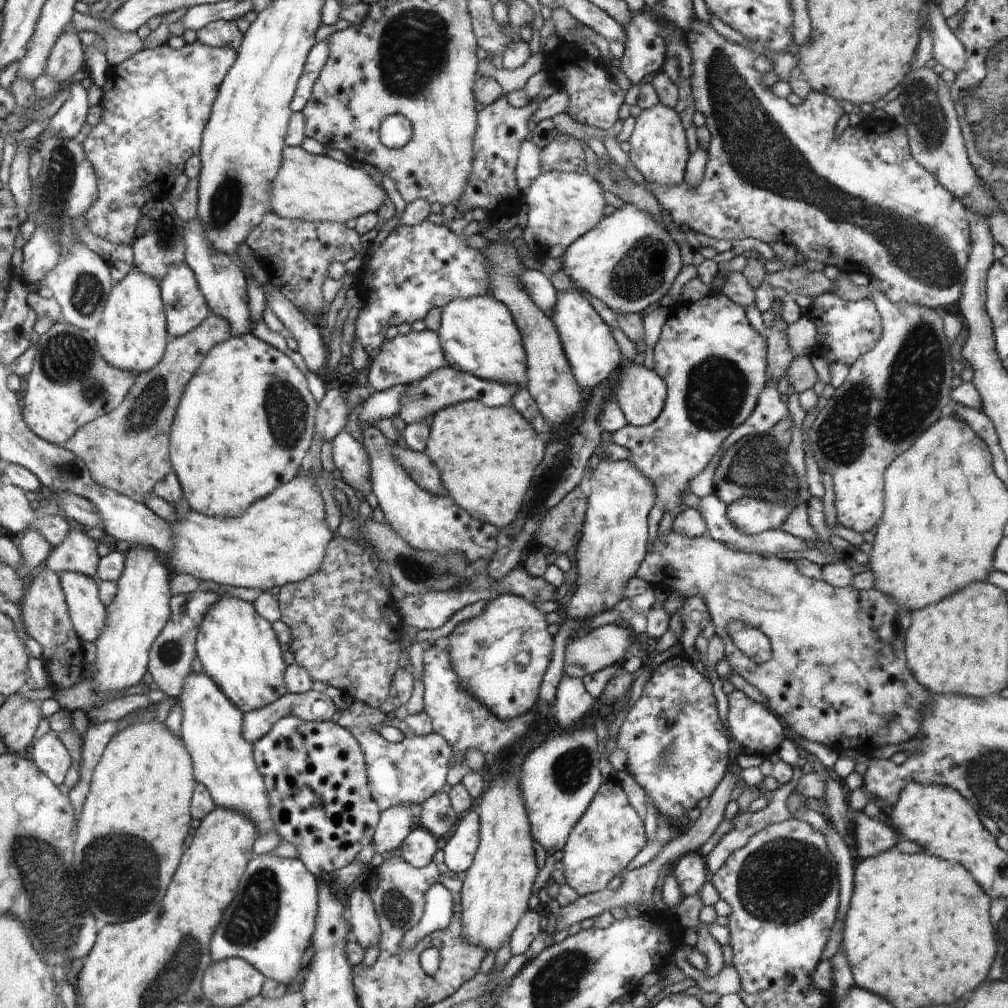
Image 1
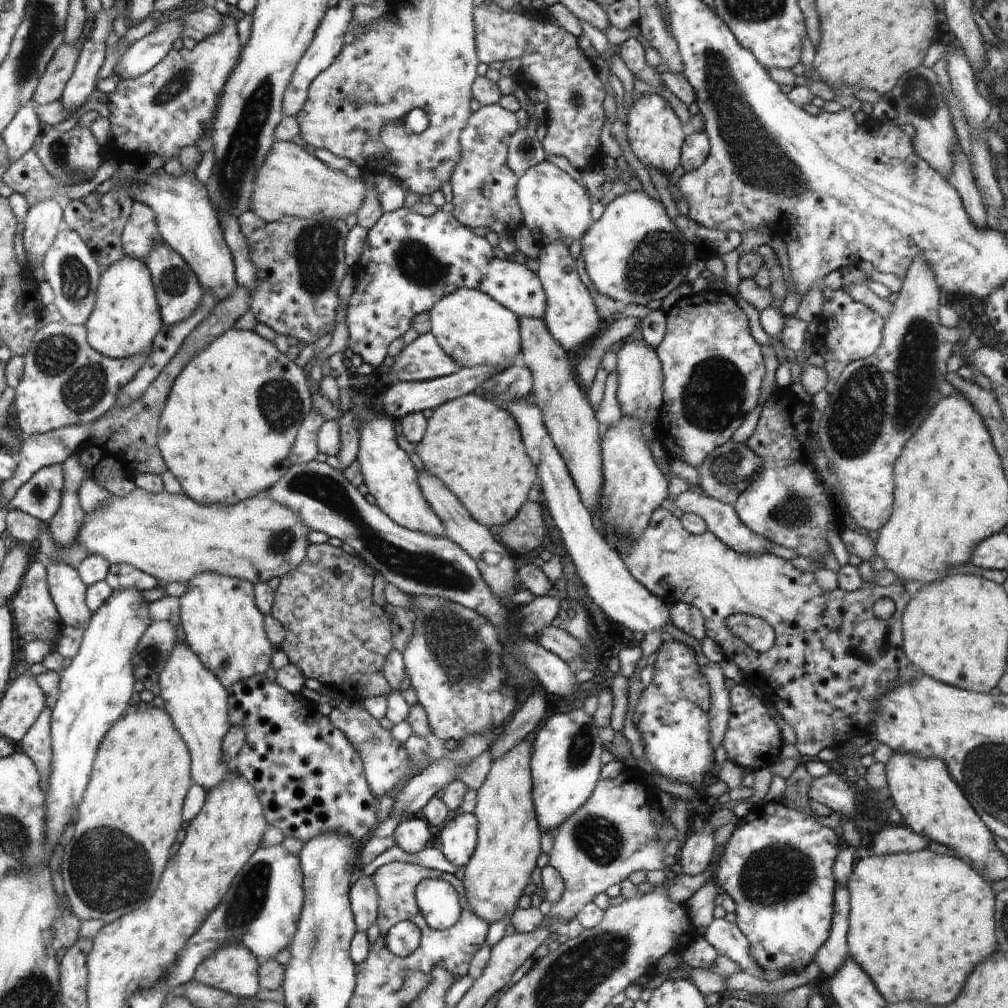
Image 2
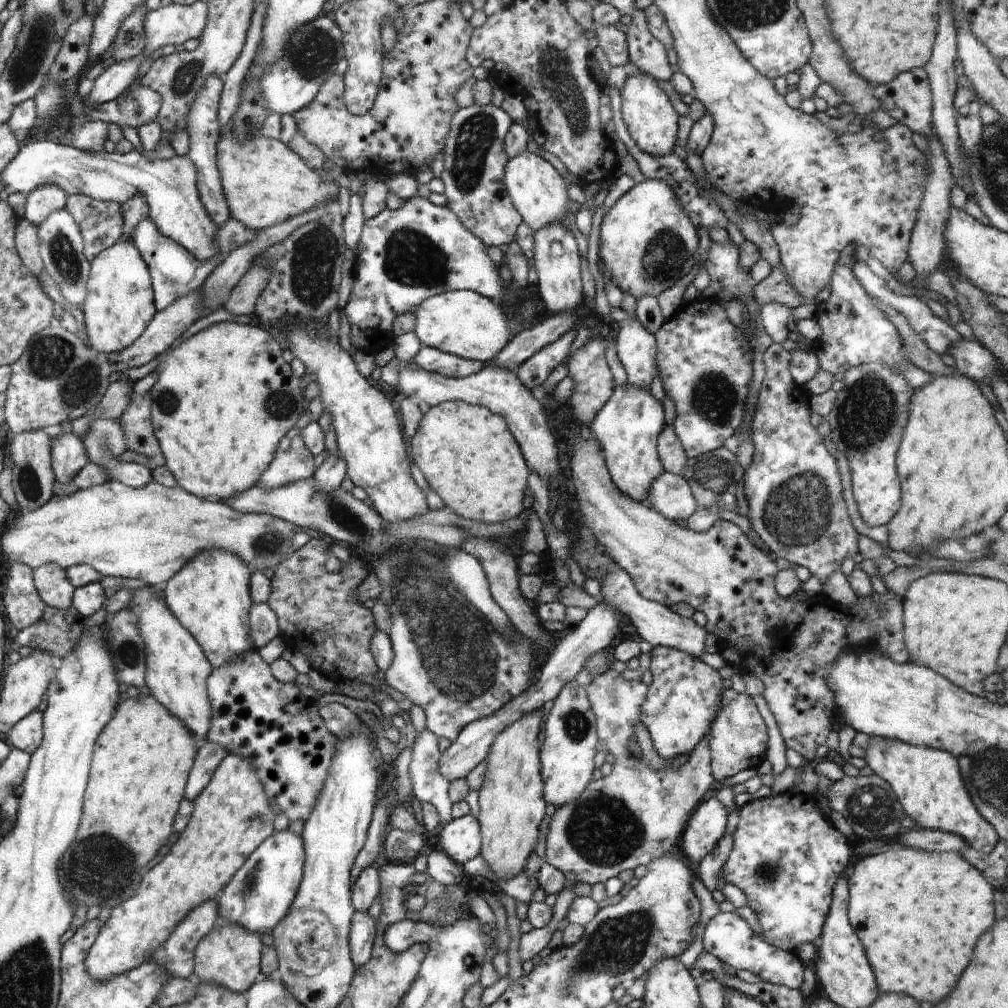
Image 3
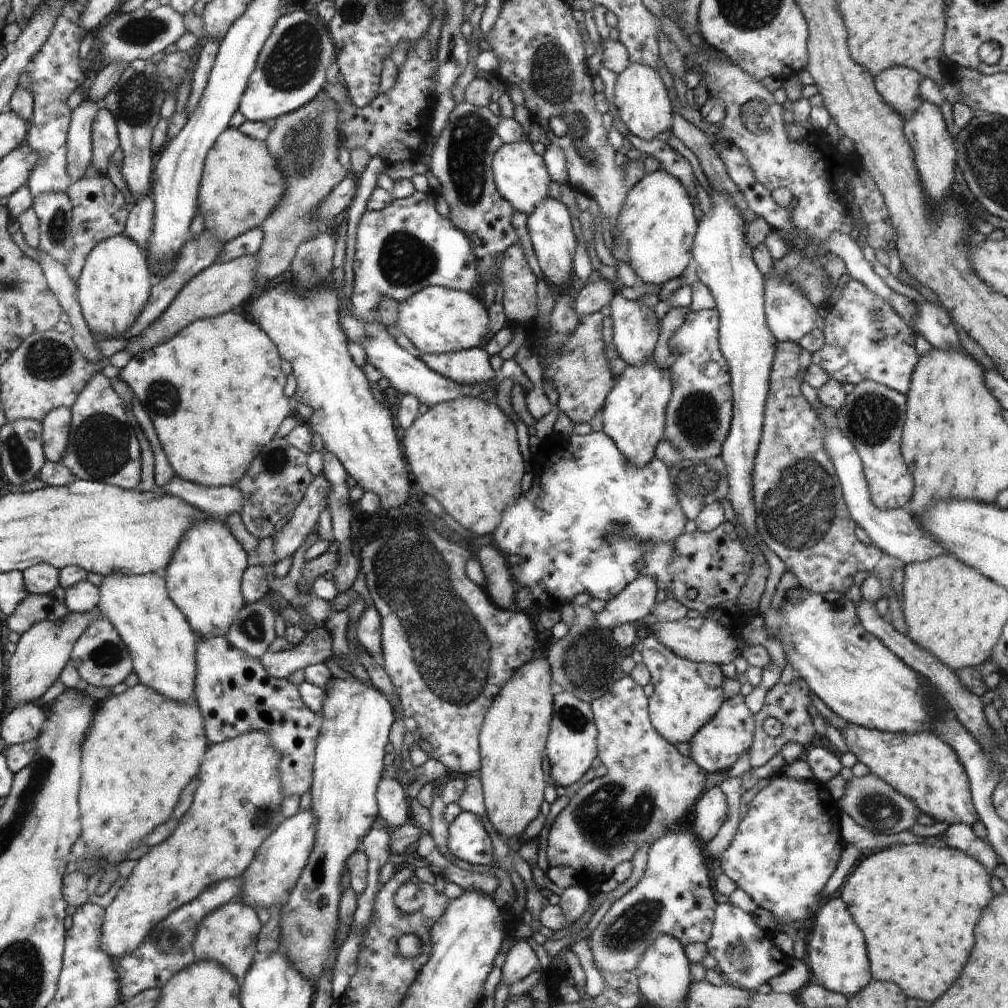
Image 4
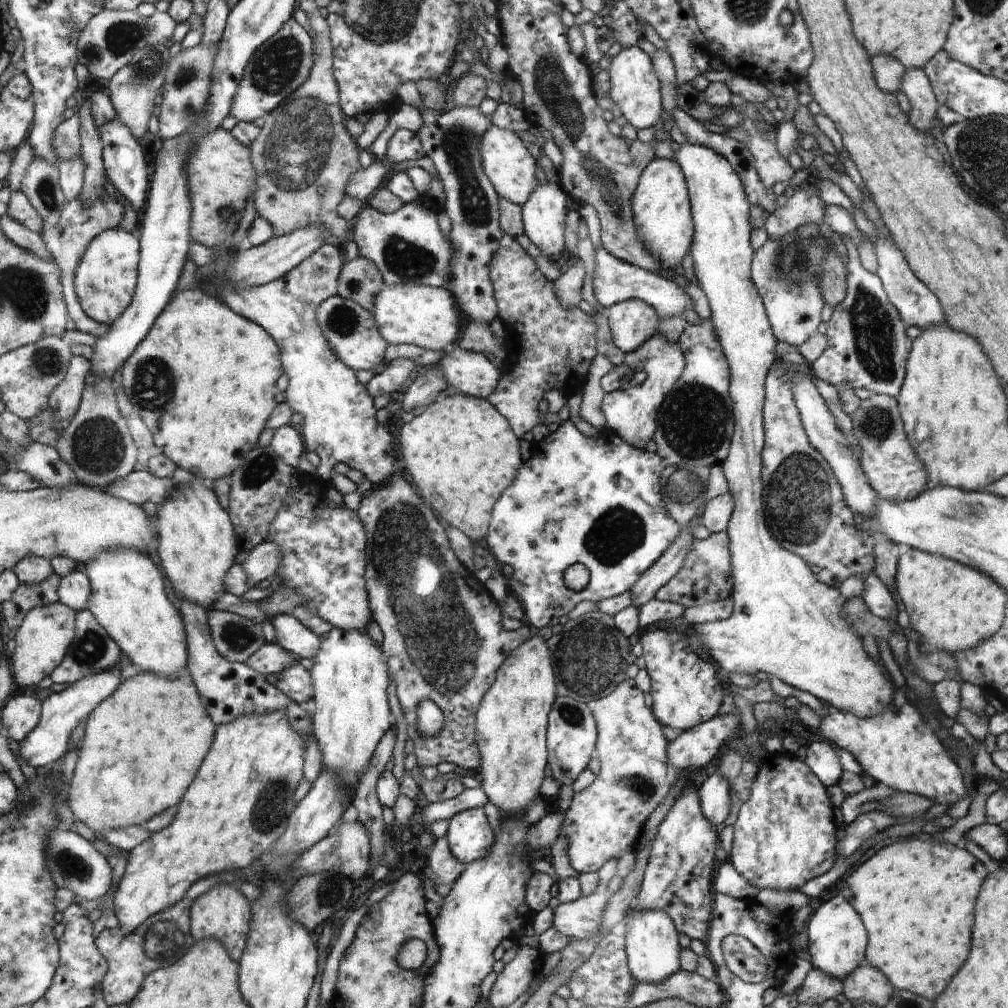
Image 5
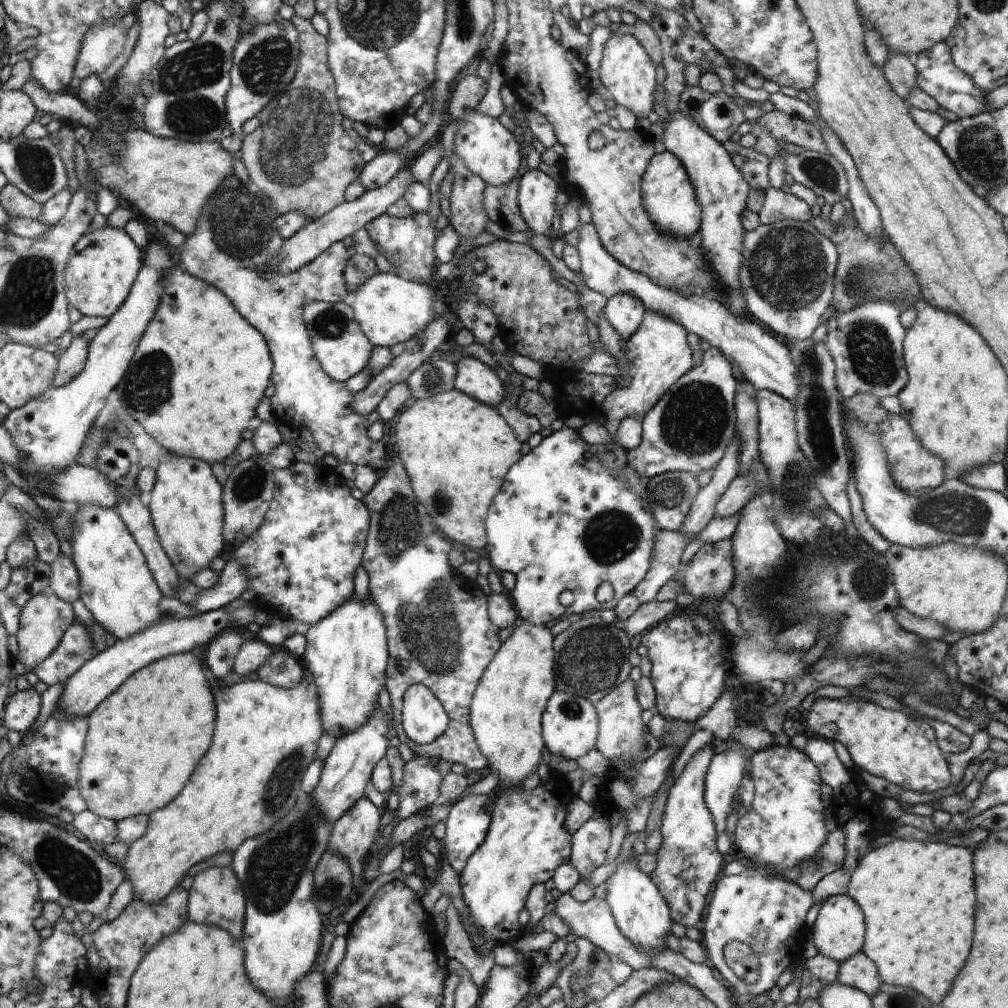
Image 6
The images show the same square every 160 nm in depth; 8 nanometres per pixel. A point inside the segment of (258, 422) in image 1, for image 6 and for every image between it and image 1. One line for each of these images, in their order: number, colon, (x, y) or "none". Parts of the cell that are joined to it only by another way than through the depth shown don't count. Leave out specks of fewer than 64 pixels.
2: (226, 432)
3: (224, 399)
4: (215, 392)
5: (204, 379)
6: (200, 370)

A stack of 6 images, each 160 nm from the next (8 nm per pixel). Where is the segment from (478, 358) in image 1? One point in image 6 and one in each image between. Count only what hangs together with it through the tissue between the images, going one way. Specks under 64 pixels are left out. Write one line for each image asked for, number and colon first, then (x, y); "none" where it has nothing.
2: (473, 328)
3: (464, 323)
4: (437, 320)
5: (428, 317)
6: (389, 309)

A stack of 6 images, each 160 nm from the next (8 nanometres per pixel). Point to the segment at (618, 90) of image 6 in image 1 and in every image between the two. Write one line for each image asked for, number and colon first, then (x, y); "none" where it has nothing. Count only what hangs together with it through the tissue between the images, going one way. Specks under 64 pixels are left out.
1: (658, 149)
2: (654, 132)
3: (651, 121)
4: (643, 105)
5: (635, 90)

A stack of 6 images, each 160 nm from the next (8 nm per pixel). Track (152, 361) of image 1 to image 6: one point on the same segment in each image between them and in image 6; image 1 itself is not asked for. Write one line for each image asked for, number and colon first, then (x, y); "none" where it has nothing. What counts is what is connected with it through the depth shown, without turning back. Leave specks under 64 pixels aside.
2: (126, 319)
3: (120, 303)
4: (115, 283)
5: (106, 277)
6: (105, 263)

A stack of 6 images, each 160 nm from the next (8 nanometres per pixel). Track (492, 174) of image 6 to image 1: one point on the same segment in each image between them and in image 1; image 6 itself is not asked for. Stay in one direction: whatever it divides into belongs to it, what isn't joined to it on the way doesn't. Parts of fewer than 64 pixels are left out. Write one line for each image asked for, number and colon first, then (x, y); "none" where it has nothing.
1: (562, 207)
2: (557, 209)
3: (538, 191)
4: (521, 176)
5: (509, 166)

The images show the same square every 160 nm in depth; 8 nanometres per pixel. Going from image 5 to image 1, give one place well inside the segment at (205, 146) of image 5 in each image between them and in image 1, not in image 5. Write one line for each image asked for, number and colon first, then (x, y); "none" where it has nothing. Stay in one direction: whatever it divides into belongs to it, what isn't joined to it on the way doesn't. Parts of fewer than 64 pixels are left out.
1: (308, 187)
2: (291, 182)
3: (265, 182)
4: (241, 186)

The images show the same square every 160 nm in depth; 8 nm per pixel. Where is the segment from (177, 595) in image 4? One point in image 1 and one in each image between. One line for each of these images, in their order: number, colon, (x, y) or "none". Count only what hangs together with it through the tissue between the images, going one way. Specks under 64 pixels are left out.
1: (238, 649)
2: (222, 625)
3: (210, 596)

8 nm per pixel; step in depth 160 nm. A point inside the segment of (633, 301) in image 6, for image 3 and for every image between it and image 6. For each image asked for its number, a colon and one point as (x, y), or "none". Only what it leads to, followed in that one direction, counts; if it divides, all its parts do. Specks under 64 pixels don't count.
3: (636, 348)
4: (636, 329)
5: (631, 322)

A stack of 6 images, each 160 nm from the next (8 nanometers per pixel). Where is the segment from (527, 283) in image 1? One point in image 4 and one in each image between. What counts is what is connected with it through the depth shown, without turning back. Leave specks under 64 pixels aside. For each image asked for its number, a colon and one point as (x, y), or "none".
2: (409, 262)
3: (405, 256)
4: (401, 249)

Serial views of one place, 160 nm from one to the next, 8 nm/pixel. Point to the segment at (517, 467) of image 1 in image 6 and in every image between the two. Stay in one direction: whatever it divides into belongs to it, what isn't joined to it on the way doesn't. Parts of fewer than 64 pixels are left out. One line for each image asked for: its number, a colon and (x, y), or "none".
2: (474, 446)
3: (468, 455)
4: (464, 452)
5: (461, 452)
6: (457, 450)

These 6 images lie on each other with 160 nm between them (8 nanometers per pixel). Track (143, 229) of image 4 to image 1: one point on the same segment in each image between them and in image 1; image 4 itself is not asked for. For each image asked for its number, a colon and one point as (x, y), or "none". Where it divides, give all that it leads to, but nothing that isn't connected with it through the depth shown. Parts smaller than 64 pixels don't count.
1: (185, 306)
2: (180, 294)
3: (176, 272)

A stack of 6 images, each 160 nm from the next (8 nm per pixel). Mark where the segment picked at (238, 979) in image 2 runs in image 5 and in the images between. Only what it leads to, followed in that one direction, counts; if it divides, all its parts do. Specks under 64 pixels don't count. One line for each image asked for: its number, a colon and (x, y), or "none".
3: (229, 956)
4: (228, 936)
5: (223, 913)

